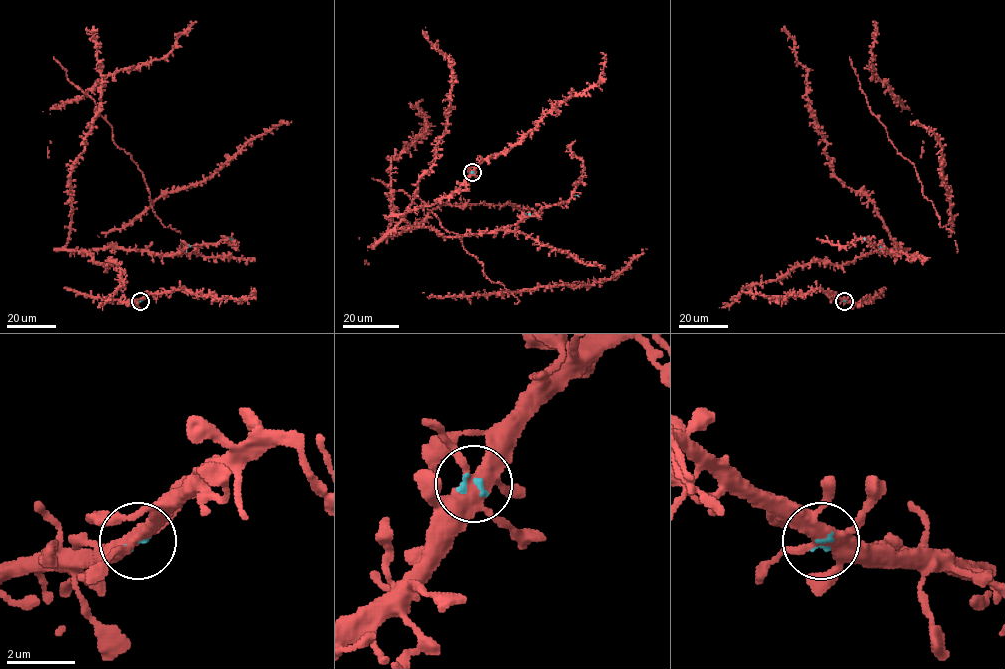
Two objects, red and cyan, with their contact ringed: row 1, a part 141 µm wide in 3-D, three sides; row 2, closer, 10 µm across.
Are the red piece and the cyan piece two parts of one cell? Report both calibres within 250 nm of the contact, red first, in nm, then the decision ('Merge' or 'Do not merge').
Thickness 420 nm (red) against 110 nm. Merge

